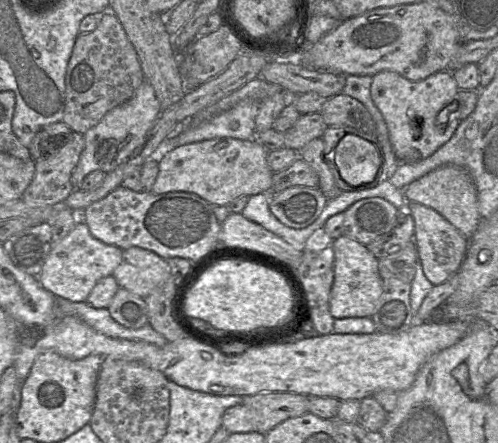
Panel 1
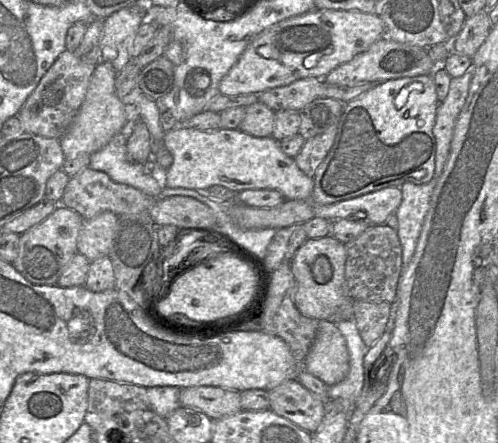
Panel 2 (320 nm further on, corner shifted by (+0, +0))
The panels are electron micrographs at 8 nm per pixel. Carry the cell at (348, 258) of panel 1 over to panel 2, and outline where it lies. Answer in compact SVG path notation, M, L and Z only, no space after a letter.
M330 235L317 239L307 239L296 251L295 255L290 260L290 267L296 281L294 303L304 316L319 321L328 320L336 315L340 307L344 307L349 302L353 301L347 292L345 280L346 258L347 251L345 244Z

